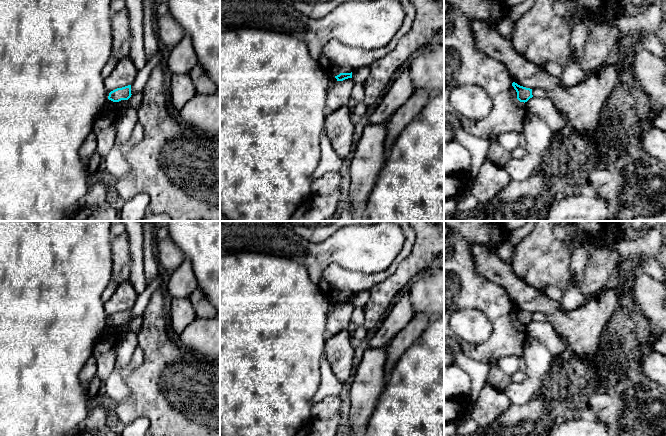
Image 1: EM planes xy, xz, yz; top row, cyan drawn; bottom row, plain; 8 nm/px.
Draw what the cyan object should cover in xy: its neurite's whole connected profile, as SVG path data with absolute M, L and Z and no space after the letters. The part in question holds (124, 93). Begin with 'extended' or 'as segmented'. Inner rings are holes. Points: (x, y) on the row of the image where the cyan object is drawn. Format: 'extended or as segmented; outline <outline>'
as segmented; outline M131 85L117 88L109 93L108 99L113 102L128 100L131 97Z

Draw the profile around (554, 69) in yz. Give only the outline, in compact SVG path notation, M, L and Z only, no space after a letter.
M548 62L544 66L544 70L546 70L551 76L556 78L561 78L563 74L563 67L554 62Z

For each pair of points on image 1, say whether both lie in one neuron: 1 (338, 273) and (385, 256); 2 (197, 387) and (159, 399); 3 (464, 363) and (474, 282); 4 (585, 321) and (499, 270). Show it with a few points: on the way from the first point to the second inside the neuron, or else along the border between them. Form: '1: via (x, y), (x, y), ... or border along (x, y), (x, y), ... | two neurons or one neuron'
1: border along (324, 269), (338, 263), (370, 274) | two neurons
2: via (188, 392), (168, 392) | one neuron
3: border along (462, 352), (466, 356), (487, 363) | two neurons
4: via (564, 321), (549, 307), (528, 299), (520, 291) | one neuron

